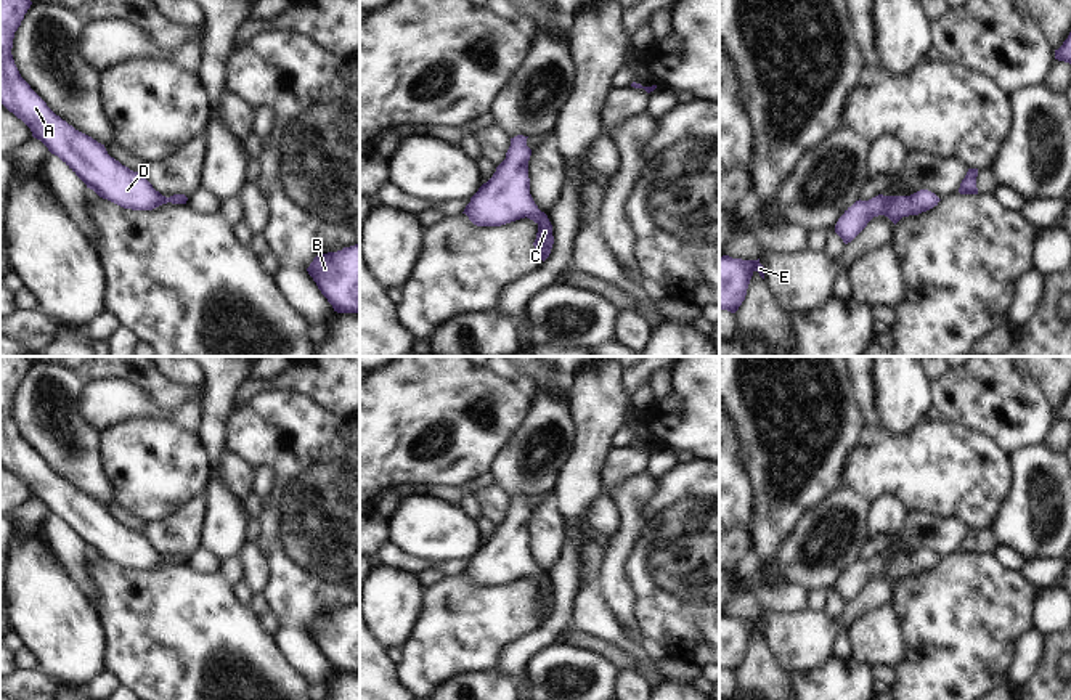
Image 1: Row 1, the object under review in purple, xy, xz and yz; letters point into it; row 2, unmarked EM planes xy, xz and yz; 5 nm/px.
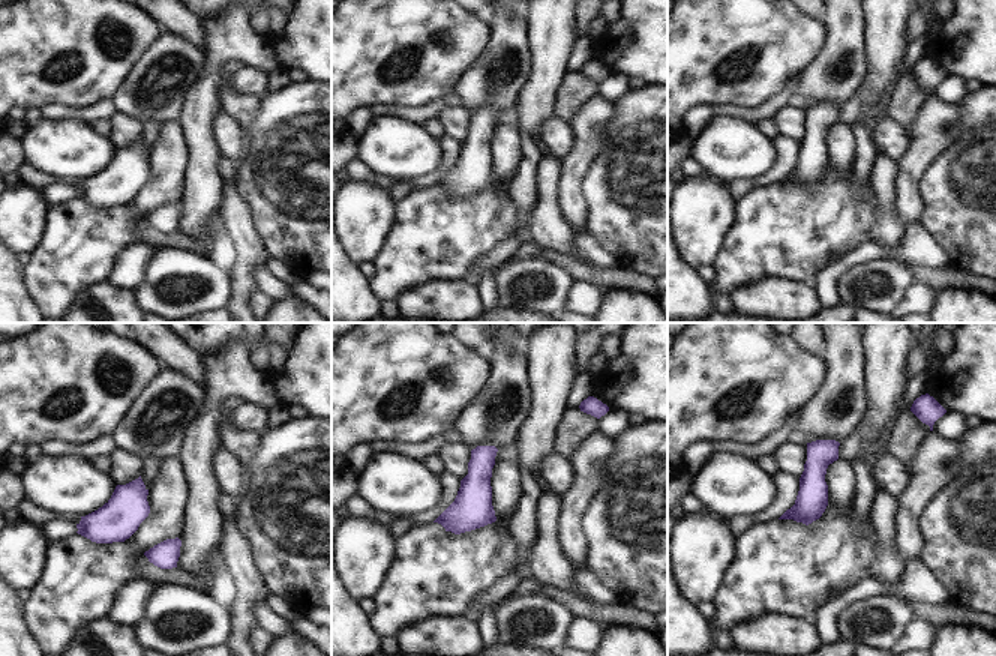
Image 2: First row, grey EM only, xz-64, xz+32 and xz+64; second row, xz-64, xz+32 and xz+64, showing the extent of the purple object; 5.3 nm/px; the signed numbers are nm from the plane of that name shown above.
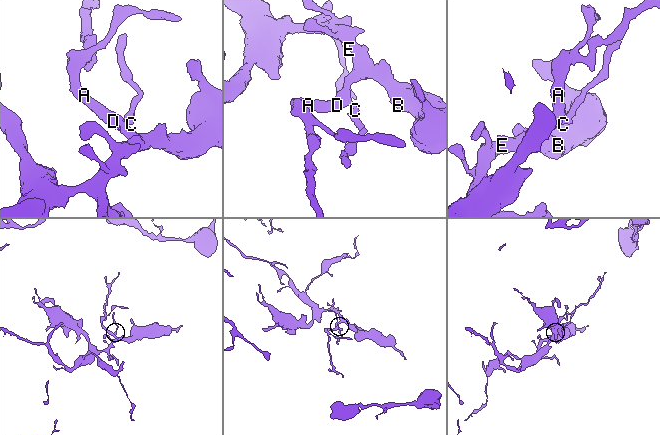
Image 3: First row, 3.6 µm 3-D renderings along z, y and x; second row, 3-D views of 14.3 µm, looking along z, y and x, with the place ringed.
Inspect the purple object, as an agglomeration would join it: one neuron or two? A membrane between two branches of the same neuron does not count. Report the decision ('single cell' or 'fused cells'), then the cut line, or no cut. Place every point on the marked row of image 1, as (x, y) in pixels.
single cell | no cut

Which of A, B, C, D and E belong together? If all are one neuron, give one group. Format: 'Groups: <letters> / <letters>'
Groups: A B C D E

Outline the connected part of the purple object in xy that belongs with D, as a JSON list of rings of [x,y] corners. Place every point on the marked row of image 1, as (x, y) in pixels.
[[[0,0],[0,104],[21,119],[31,128],[32,136],[40,140],[51,154],[58,156],[100,197],[132,210],[153,210],[167,202],[186,204],[188,197],[185,194],[162,196],[140,172],[133,172],[111,157],[104,144],[56,116],[21,77],[11,48],[14,32],[31,5],[31,0]]]

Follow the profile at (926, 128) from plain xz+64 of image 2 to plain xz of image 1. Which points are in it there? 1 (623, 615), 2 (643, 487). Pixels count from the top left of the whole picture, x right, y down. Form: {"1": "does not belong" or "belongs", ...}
{"1": "belongs", "2": "belongs"}

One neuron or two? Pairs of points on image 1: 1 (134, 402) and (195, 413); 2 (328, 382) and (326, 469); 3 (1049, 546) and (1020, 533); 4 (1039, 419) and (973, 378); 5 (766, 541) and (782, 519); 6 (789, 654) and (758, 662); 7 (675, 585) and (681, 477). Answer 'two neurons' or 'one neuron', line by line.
1: one neuron
2: two neurons
3: one neuron
4: one neuron
5: one neuron
6: two neurons
7: one neuron

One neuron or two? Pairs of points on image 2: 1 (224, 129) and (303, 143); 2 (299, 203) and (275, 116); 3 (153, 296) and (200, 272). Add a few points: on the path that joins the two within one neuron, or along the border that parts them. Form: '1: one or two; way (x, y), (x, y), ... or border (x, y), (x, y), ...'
1: two; border (245, 144), (246, 149)
2: one; way (285, 182), (285, 161), (275, 146), (275, 137)
3: one; way (156, 282), (162, 276), (186, 273)

